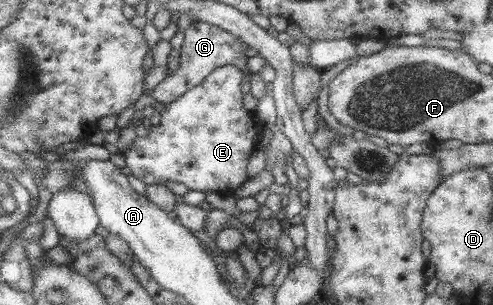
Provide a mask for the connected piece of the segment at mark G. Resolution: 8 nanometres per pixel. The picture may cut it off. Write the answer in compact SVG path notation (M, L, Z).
M192 22L191 25L183 31L183 40L179 49L179 62L177 69L168 77L166 76L151 91L151 96L156 102L166 105L173 102L177 97L187 92L189 88L197 86L213 69L223 65L233 65L242 72L241 92L249 92L249 78L251 72L247 70L244 50L247 44L243 44L237 36L225 32L220 27L203 22Z

